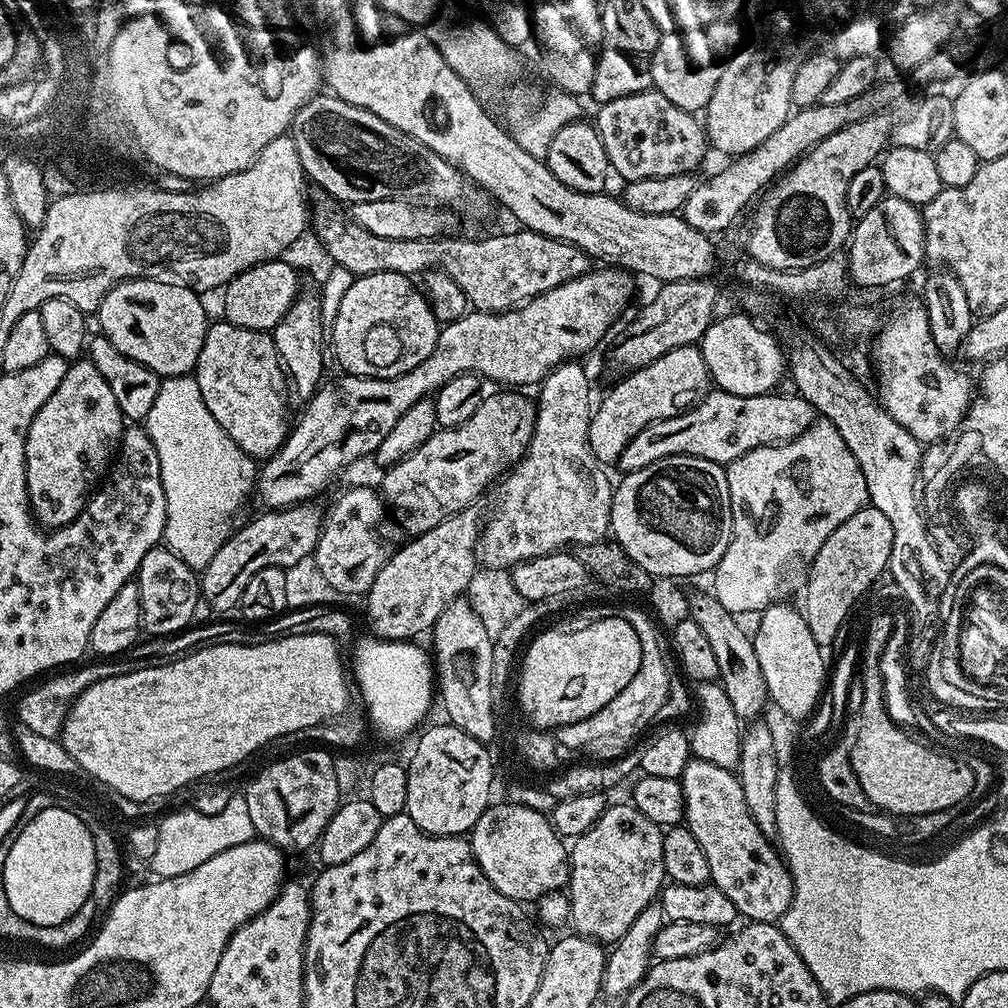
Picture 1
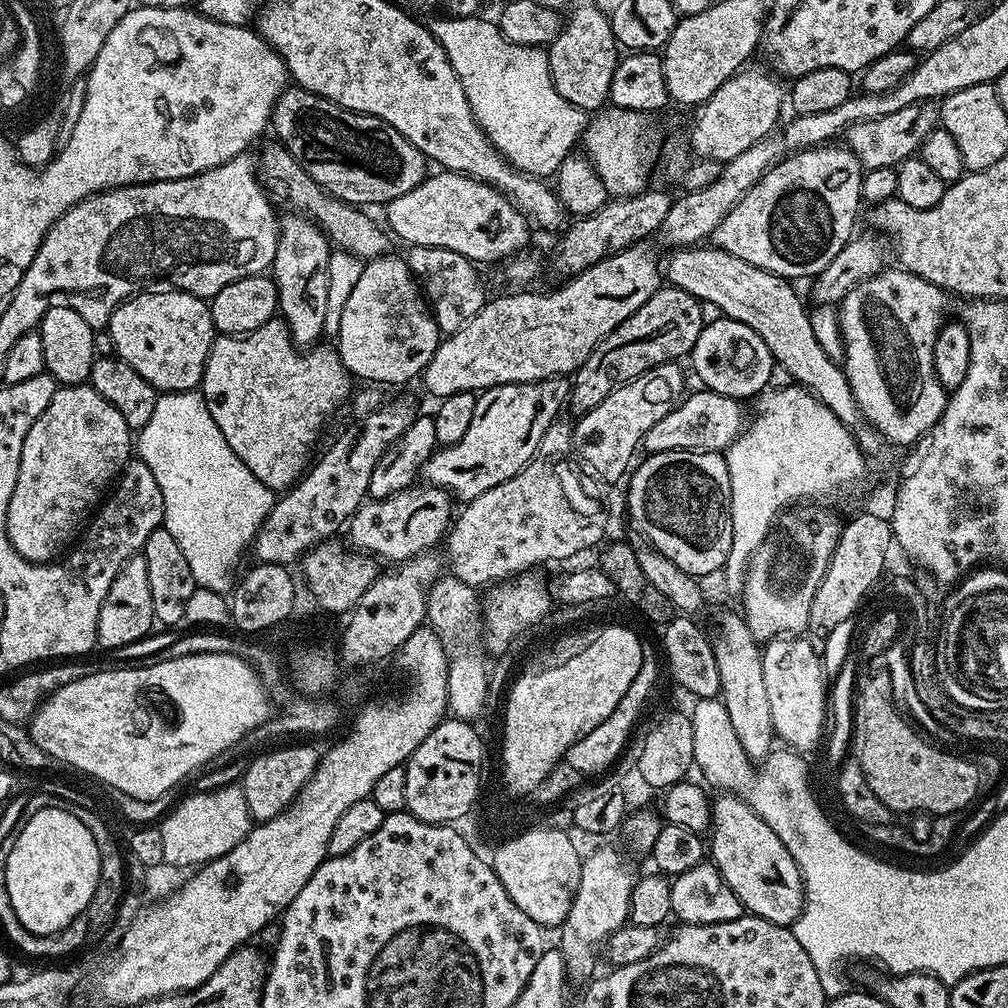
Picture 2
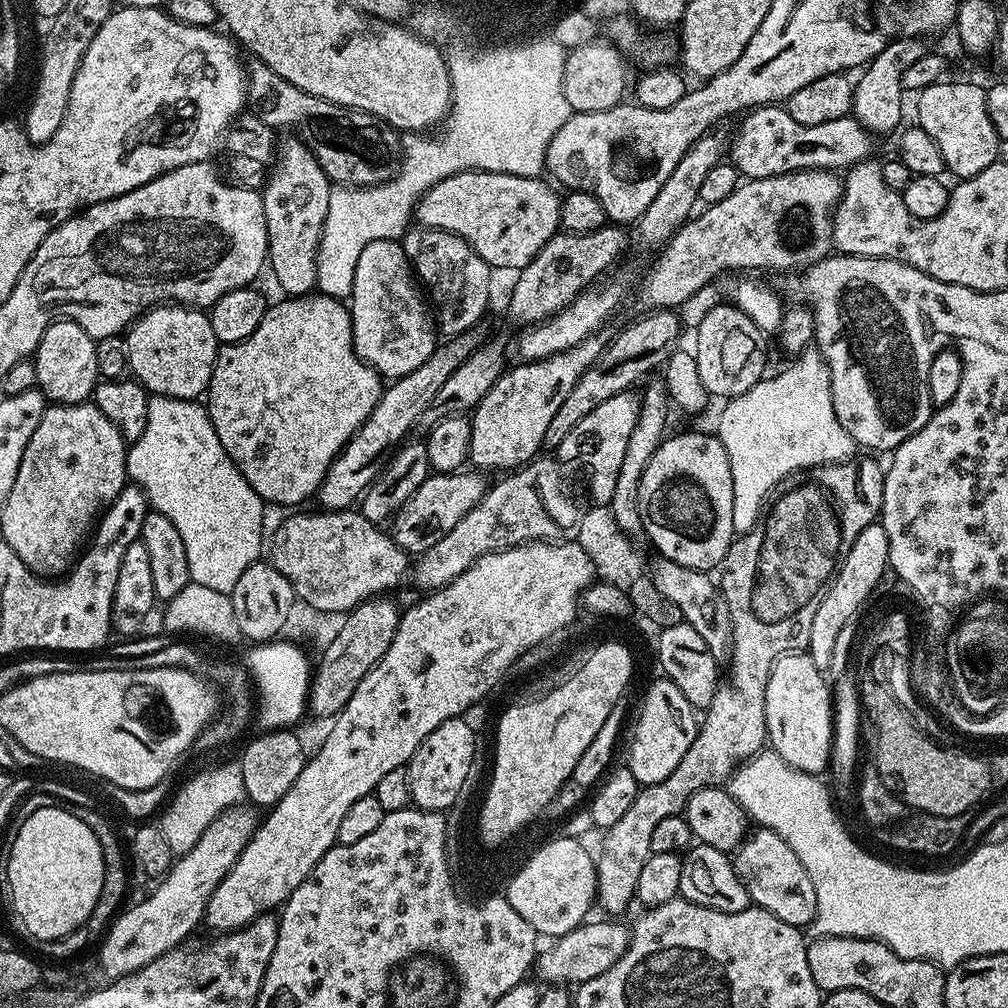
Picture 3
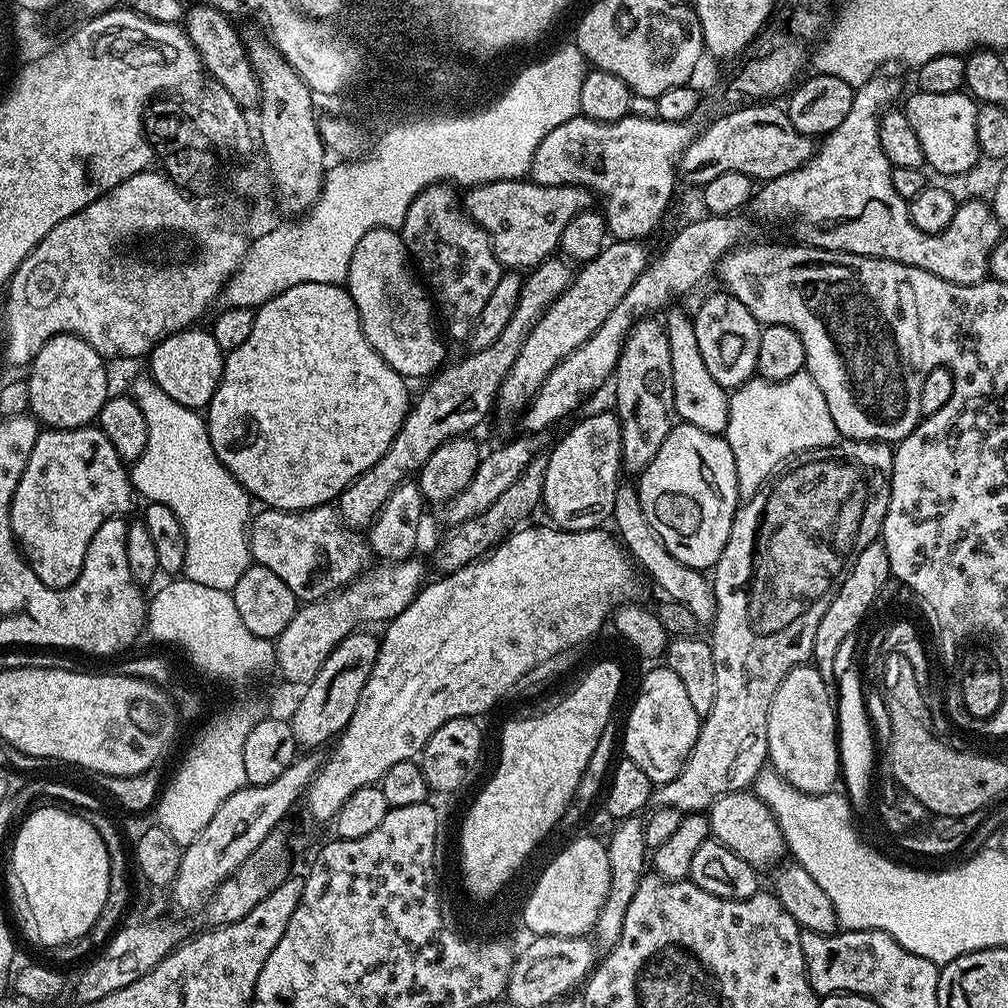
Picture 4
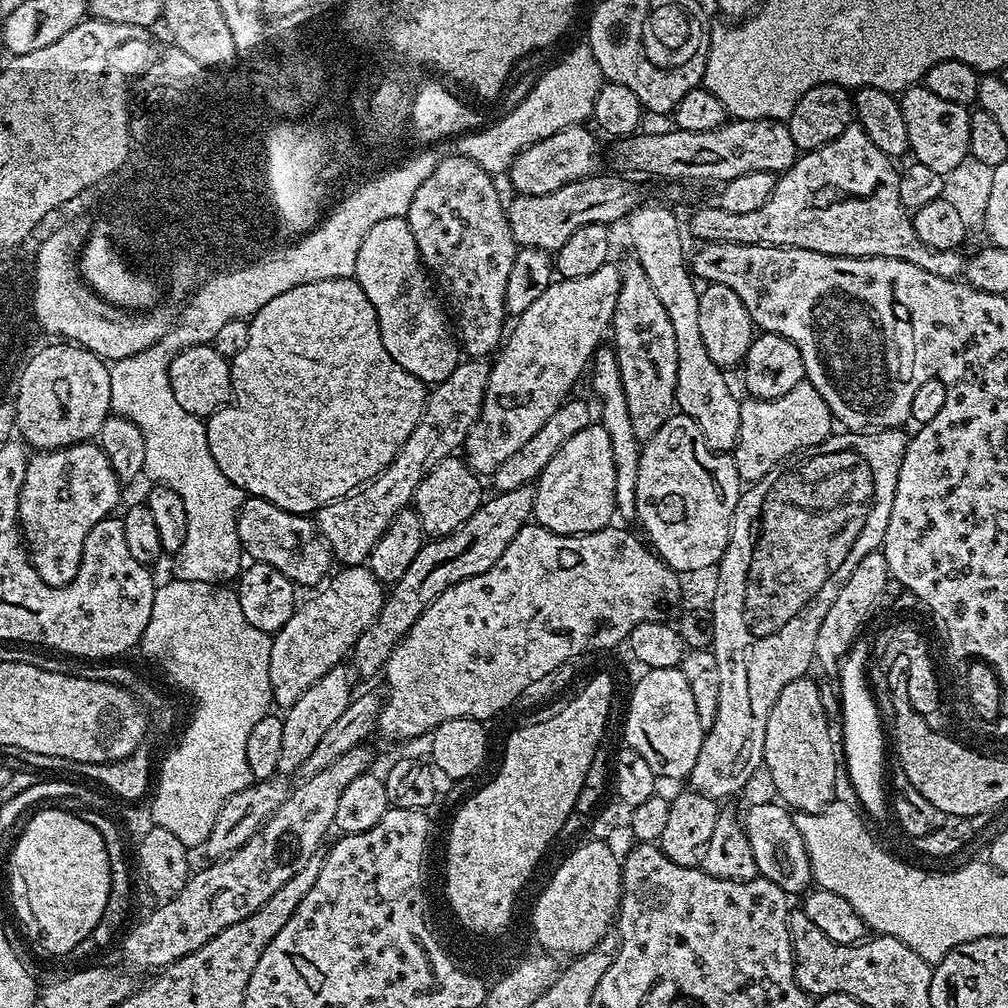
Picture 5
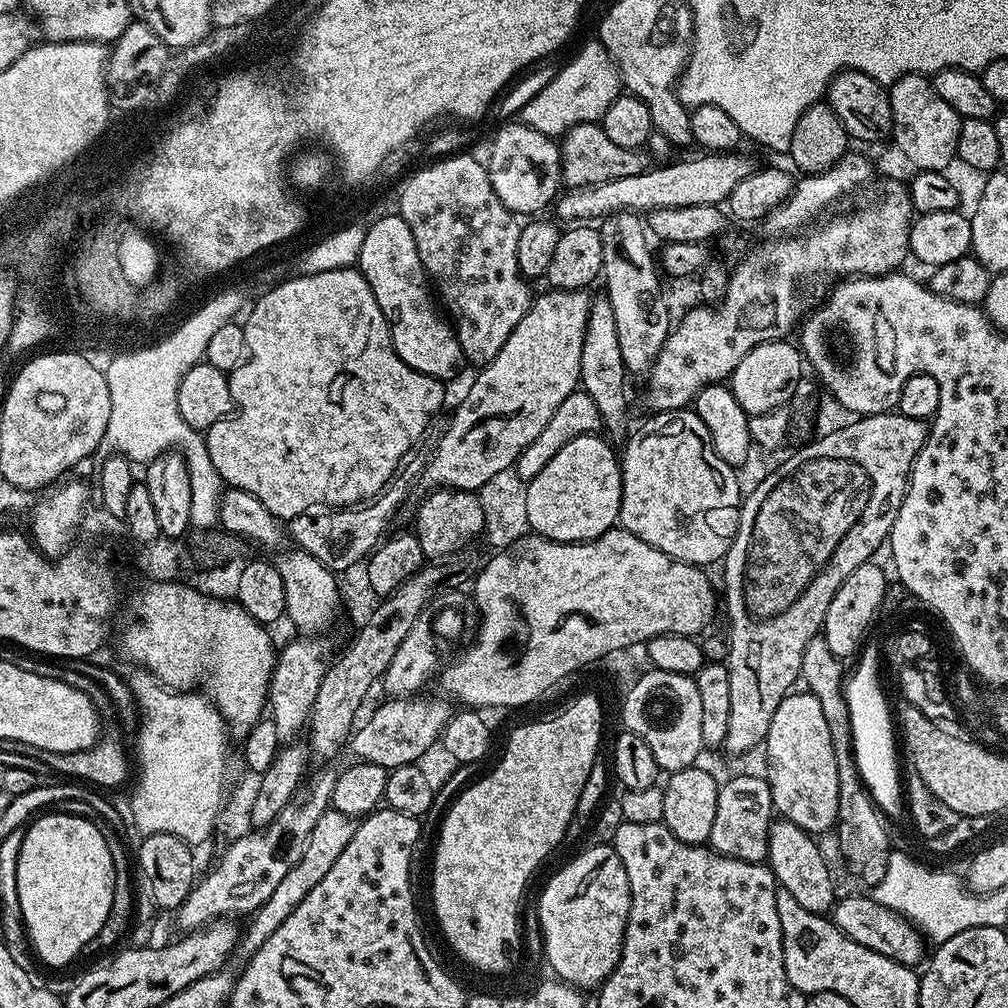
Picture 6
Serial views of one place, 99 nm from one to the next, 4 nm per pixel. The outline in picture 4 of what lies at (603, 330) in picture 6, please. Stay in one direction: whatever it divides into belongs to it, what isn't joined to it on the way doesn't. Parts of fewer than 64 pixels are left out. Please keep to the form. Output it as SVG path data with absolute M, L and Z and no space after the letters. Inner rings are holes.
M635 483L617 484L611 523L616 524L615 535L624 545L625 552L638 565L639 571L645 577L648 575L665 592L663 595L667 599L675 600L677 604L686 606L686 610L690 610L690 614L694 614L697 625L708 626L715 621L716 599L712 593L709 577L703 571L678 562L678 558L674 558L674 554L670 554L670 550L666 550L666 546L662 542L662 538L658 538L654 526L650 526L650 522L646 522L646 514L640 505L640 493Z

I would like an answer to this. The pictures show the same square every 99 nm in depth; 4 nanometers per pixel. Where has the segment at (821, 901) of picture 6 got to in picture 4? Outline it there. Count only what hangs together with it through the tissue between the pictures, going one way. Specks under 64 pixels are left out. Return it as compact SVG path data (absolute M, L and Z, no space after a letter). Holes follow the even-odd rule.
M755 791L722 794L707 808L706 815L714 839L734 850L734 854L741 856L751 868L763 870L770 867L775 860L786 856L786 843L782 830L774 814L757 798Z

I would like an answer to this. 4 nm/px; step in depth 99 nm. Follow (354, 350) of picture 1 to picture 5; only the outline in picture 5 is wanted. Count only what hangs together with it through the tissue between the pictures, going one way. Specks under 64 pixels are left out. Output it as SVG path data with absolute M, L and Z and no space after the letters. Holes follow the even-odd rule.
M405 217L382 218L382 222L370 226L366 238L362 238L362 246L358 246L354 278L362 286L366 298L370 298L370 306L374 306L378 330L382 334L382 346L386 346L386 352L394 362L428 386L438 385L450 377L460 364L462 354L454 335L453 325L434 291L430 273L420 261L418 242L414 242L414 234L410 231Z

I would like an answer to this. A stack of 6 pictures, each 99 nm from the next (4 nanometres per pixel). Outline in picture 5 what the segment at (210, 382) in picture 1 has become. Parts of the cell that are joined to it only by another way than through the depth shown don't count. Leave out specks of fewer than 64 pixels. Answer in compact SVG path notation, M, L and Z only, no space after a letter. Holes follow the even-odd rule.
M355 278L346 280L323 280L310 282L302 286L294 286L294 290L286 290L286 294L278 294L278 298L270 298L256 316L251 317L248 329L250 339L237 356L231 357L232 365L232 399L215 414L207 417L206 427L210 454L214 454L214 462L218 462L218 470L241 488L248 496L257 496L287 512L301 514L315 513L317 508L329 504L332 500L340 500L353 492L363 489L386 466L396 459L398 450L410 438L414 426L424 413L424 404L428 401L429 389L414 374L407 373L402 366L394 362L382 346L382 334L378 330L378 318L374 314L374 306L370 306L370 298L362 290Z

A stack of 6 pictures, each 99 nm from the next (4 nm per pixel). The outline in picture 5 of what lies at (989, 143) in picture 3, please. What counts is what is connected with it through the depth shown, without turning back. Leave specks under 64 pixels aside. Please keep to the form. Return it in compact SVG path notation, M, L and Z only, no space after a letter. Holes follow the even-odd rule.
M923 86L905 88L898 99L902 118L906 118L908 147L911 155L916 155L913 156L915 163L930 166L930 170L938 170L938 174L945 176L969 157L972 112L965 105L946 102L946 98L930 94L930 90Z

